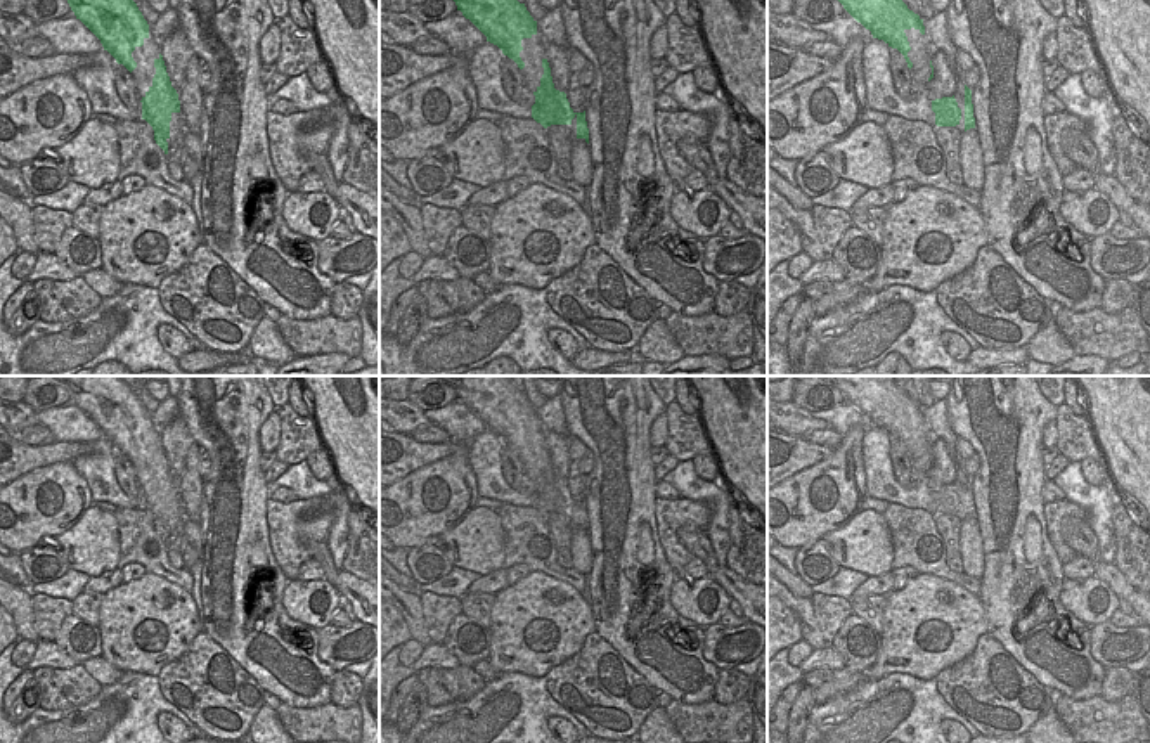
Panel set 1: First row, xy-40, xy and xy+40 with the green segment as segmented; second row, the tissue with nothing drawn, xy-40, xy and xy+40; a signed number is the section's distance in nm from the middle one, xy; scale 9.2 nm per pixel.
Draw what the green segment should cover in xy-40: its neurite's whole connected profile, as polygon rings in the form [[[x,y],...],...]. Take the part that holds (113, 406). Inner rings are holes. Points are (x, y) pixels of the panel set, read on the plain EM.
[[[50,376],[62,383],[118,452],[137,455],[132,440],[149,426],[149,412],[137,391],[120,376]]]

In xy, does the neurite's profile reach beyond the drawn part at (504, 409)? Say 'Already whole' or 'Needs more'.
Already whole.

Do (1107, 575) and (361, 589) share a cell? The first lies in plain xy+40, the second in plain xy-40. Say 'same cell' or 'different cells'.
same cell

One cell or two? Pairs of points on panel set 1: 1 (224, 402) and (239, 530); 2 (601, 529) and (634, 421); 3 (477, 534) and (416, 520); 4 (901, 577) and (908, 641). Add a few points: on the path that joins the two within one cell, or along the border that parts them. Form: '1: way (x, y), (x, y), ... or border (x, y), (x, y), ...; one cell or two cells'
1: way (229, 433), (241, 461), (241, 499); one cell
2: way (617, 503), (620, 494), (620, 447); one cell
3: border (473, 506), (456, 525), (439, 536); two cells
4: border (918, 574), (894, 591); two cells

